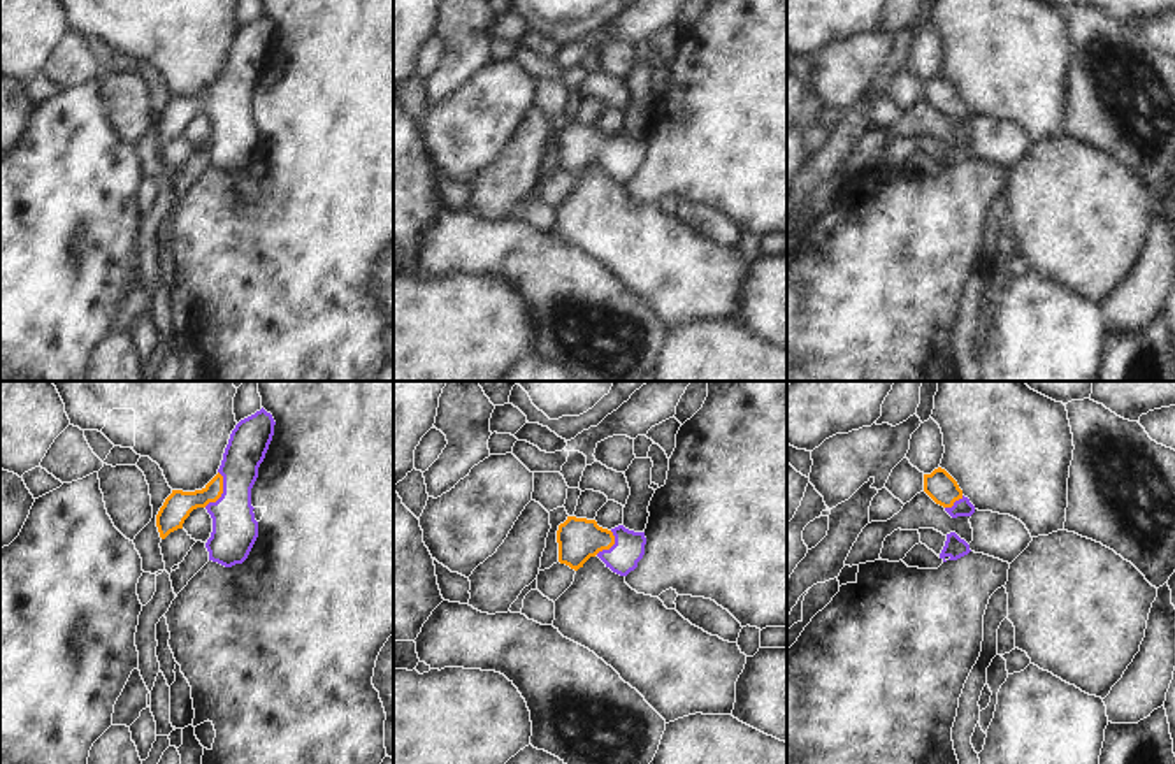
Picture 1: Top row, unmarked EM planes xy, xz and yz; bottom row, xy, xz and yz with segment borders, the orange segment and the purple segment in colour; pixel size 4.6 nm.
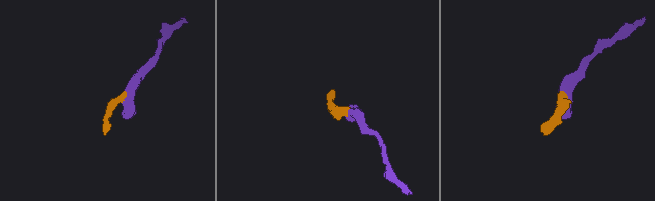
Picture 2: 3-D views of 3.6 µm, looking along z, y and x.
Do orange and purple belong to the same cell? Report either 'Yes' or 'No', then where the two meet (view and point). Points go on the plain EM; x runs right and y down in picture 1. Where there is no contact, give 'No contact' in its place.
Yes. Touches orange at xy (222, 99)

